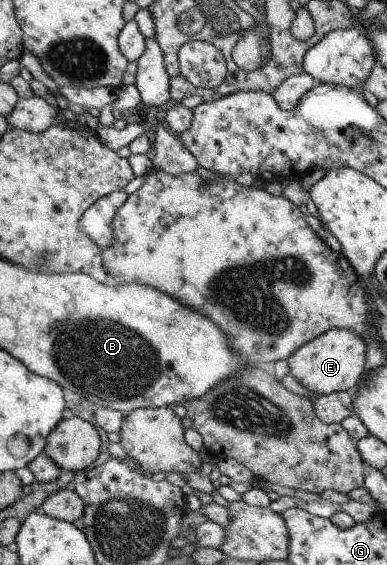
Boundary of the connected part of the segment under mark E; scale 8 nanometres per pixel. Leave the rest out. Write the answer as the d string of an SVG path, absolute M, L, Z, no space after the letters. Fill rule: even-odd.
M331 328L290 353L285 361L290 374L313 398L315 395L327 395L336 391L353 391L363 376L365 354L365 342L356 334L350 330Z

